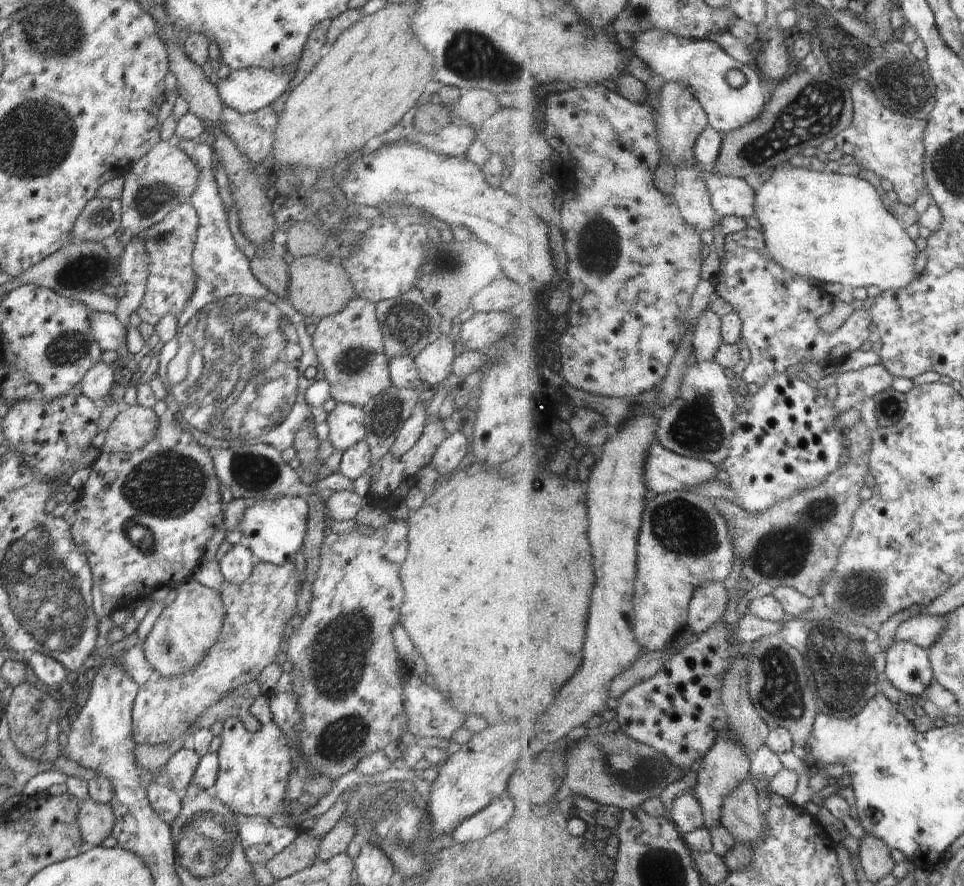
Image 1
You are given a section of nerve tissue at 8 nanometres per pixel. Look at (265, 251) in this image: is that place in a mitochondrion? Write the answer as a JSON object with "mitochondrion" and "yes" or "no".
{"mitochondrion":"no"}

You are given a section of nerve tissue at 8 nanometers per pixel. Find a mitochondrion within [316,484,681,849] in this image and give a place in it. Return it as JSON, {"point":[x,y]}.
{"point":[642,774]}

